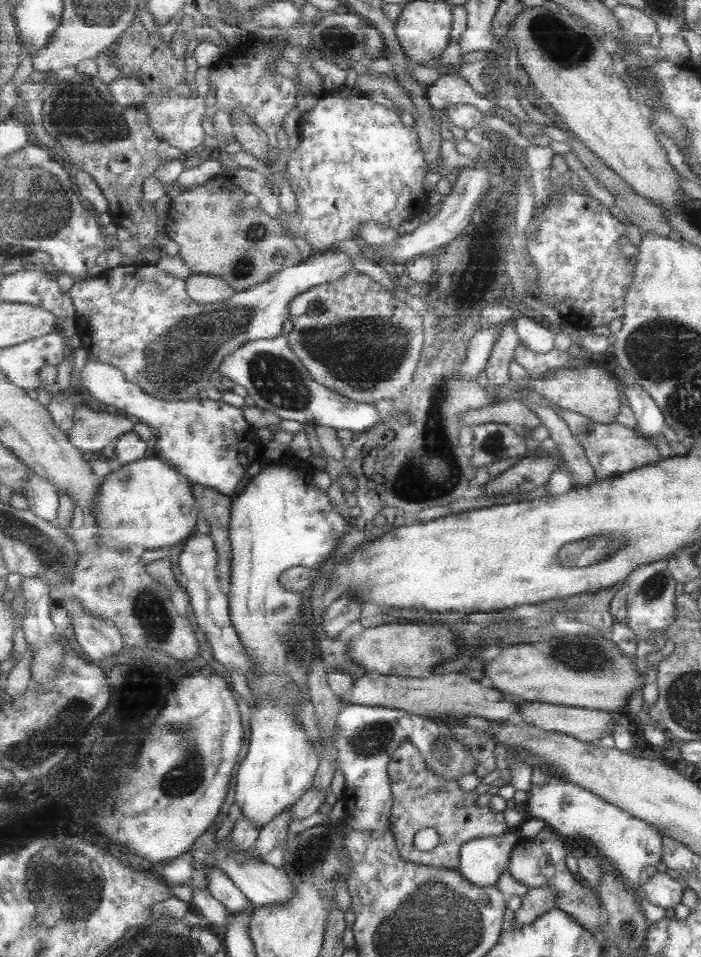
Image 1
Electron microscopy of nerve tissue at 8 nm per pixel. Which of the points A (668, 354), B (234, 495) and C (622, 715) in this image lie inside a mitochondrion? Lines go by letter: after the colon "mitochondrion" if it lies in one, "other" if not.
A: mitochondrion
B: other
C: other

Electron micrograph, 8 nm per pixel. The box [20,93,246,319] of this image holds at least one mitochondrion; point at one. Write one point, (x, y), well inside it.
(72, 119)

